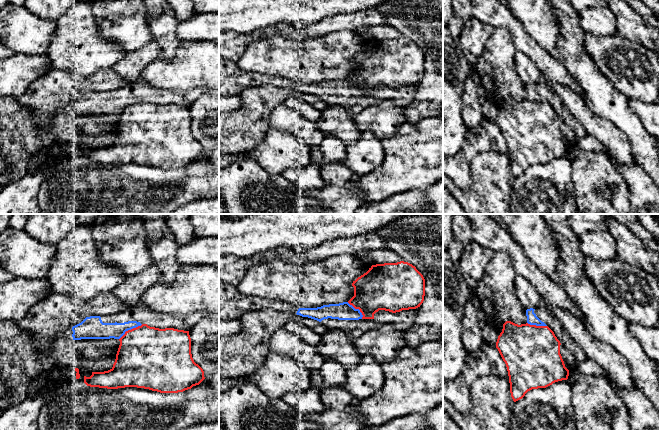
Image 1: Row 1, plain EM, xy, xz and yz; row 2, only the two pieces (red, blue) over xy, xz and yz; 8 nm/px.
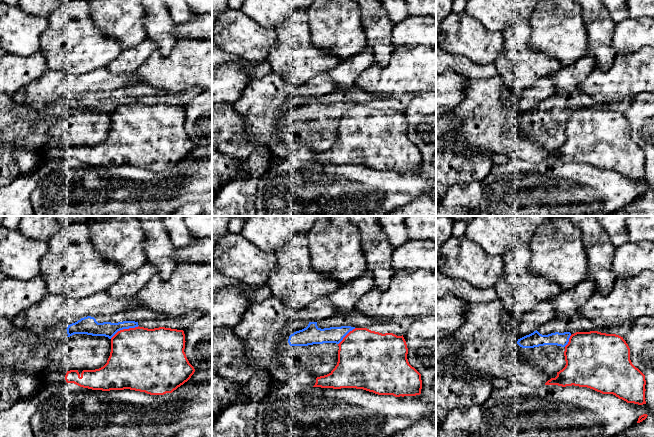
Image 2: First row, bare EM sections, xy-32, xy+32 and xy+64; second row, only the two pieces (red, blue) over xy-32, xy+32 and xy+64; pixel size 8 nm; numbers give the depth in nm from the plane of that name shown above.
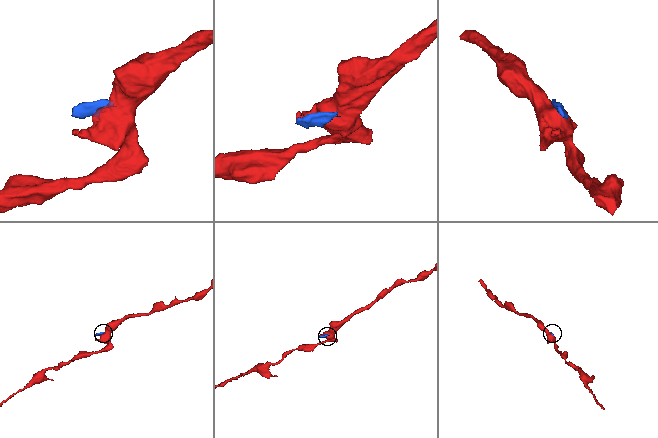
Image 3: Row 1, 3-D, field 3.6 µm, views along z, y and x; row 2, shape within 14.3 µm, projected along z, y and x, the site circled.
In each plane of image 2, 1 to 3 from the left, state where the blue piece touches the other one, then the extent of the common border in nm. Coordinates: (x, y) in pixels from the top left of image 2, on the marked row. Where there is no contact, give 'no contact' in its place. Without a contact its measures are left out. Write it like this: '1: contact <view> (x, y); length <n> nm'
1: contact xy-32 (124, 329); length 260 nm
2: contact xy+32 (346, 335); length 190 nm
3: contact xy+64 (569, 341); length 110 nm

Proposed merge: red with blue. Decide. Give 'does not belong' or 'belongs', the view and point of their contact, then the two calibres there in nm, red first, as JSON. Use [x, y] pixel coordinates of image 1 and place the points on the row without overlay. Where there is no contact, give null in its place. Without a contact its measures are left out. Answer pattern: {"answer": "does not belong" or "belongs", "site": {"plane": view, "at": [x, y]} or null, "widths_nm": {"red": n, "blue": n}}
{"answer": "does not belong", "site": {"plane": "xy", "at": [131, 105]}, "widths_nm": {"red": 480, "blue": 140}}

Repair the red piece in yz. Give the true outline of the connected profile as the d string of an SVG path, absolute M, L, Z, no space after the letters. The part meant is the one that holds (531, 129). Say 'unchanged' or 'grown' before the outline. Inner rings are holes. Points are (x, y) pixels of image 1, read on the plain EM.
unchanged; M511 97L503 100L496 124L506 140L510 169L514 178L522 175L532 165L546 164L555 158L568 155L569 146L560 130L560 121L560 117L548 102L528 99L518 101Z

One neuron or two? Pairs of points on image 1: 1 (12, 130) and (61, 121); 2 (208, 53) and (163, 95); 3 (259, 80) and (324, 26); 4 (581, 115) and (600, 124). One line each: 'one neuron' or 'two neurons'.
1: one neuron
2: two neurons
3: two neurons
4: one neuron

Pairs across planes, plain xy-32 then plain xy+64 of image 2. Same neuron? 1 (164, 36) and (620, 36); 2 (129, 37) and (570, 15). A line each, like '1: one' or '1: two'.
1: two
2: one

